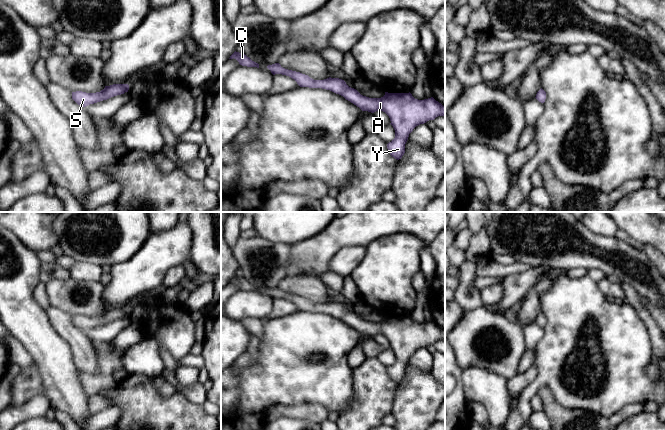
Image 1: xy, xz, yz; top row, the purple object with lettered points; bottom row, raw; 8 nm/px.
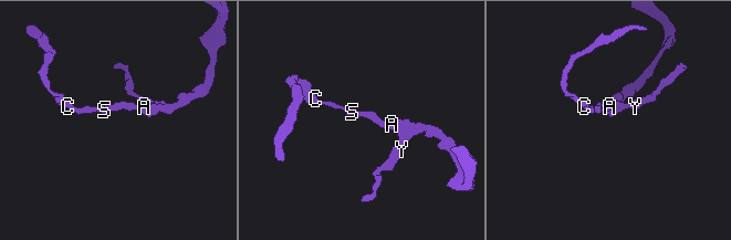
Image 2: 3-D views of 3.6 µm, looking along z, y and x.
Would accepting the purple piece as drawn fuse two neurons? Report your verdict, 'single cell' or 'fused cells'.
single cell

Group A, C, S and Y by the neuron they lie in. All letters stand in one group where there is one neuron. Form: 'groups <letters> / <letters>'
groups A C S Y

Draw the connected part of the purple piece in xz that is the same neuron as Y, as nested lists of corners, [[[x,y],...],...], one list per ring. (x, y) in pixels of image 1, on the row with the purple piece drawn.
[[[279,63],[268,65],[267,68],[271,71],[273,75],[282,74],[291,77],[294,79],[300,87],[309,87],[309,88],[322,88],[330,90],[336,94],[343,96],[346,100],[350,101],[362,111],[368,111],[374,113],[378,110],[385,112],[391,121],[391,125],[395,130],[395,138],[387,144],[388,151],[392,157],[399,160],[405,153],[405,144],[408,140],[409,134],[413,129],[420,125],[424,124],[429,120],[434,120],[438,116],[445,116],[445,106],[436,101],[433,97],[418,100],[415,99],[412,94],[409,93],[388,93],[385,92],[385,95],[381,98],[369,98],[361,95],[356,89],[349,87],[346,82],[339,78],[327,78],[324,80],[314,80],[308,75],[302,74],[300,72],[292,71],[283,68]]]

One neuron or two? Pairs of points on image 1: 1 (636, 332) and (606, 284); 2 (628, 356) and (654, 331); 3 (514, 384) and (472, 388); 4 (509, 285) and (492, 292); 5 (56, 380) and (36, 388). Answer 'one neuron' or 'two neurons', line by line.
1: two neurons
2: two neurons
3: two neurons
4: two neurons
5: two neurons

